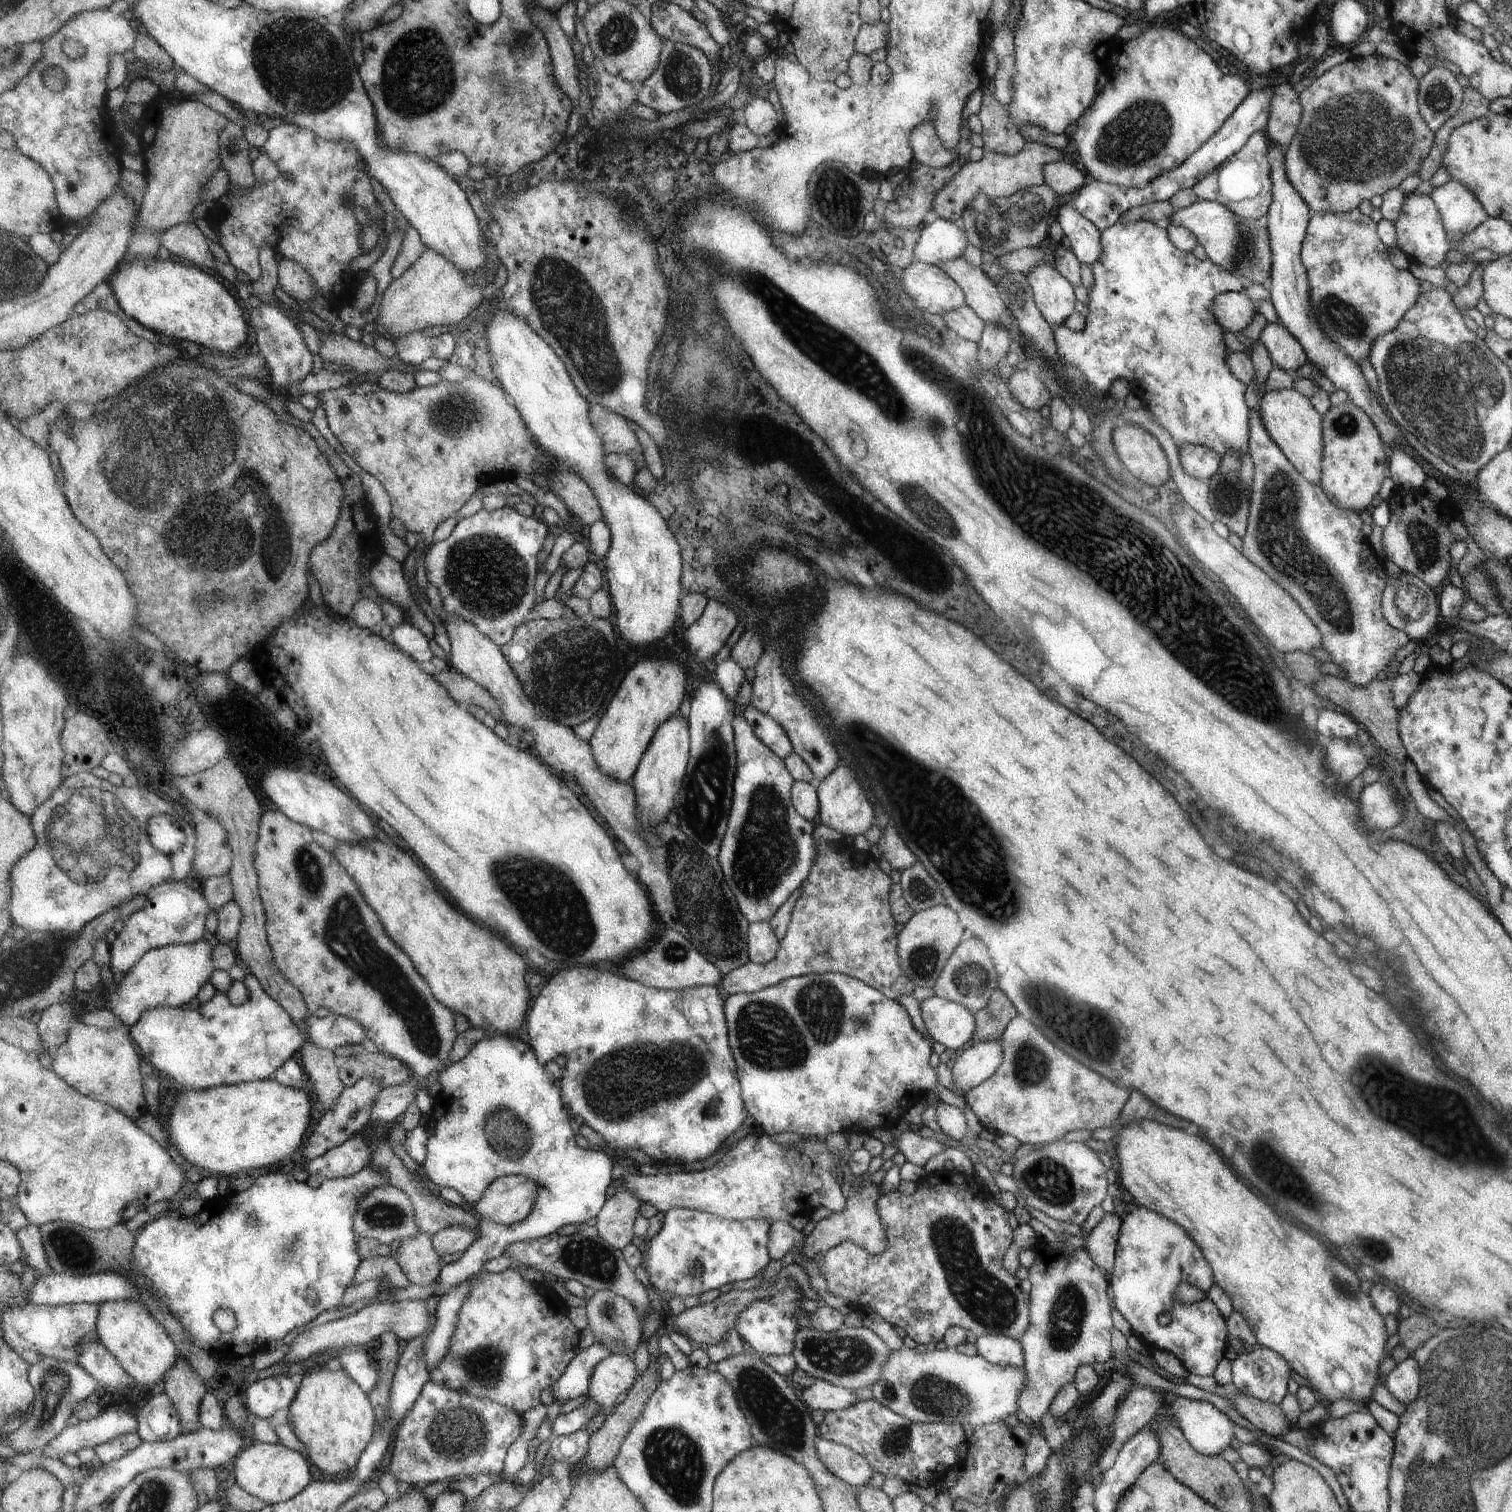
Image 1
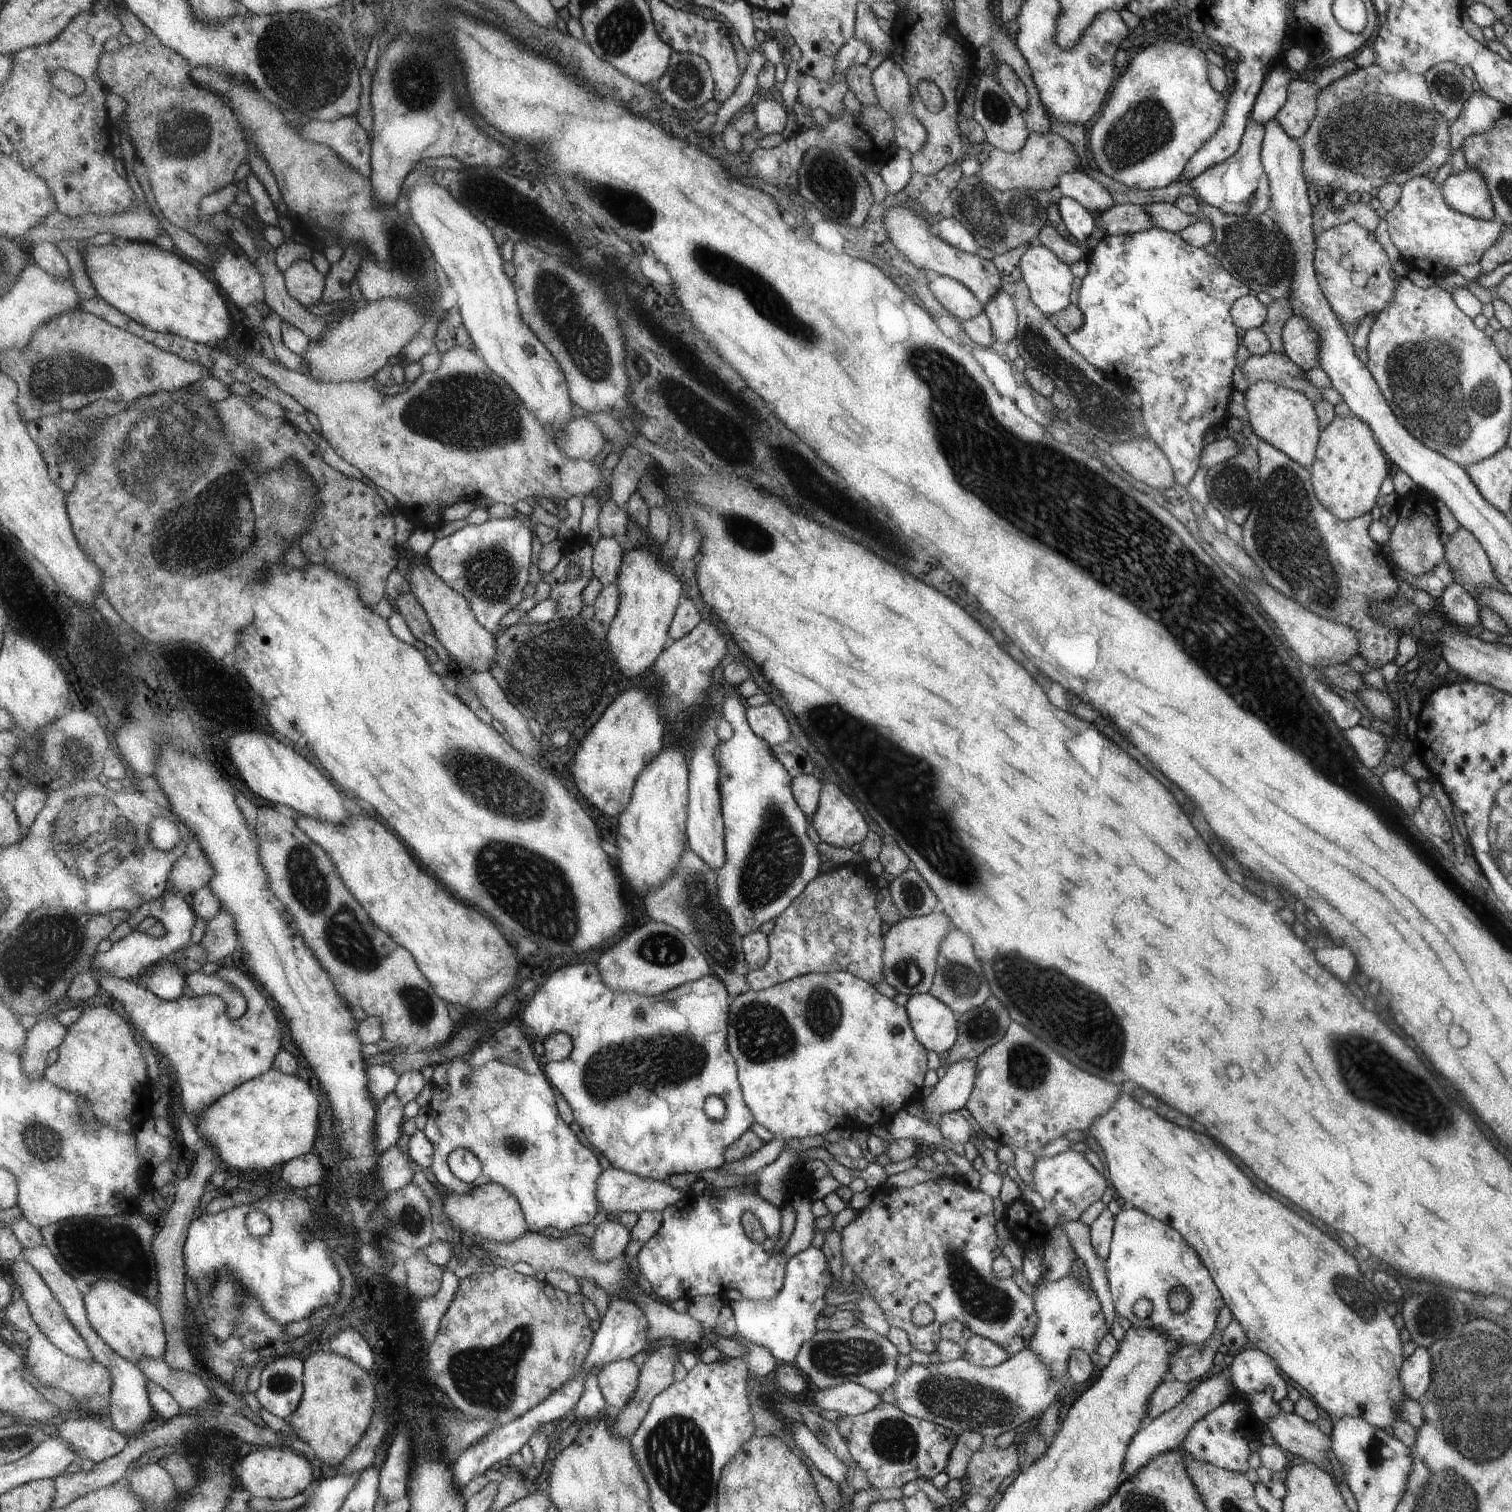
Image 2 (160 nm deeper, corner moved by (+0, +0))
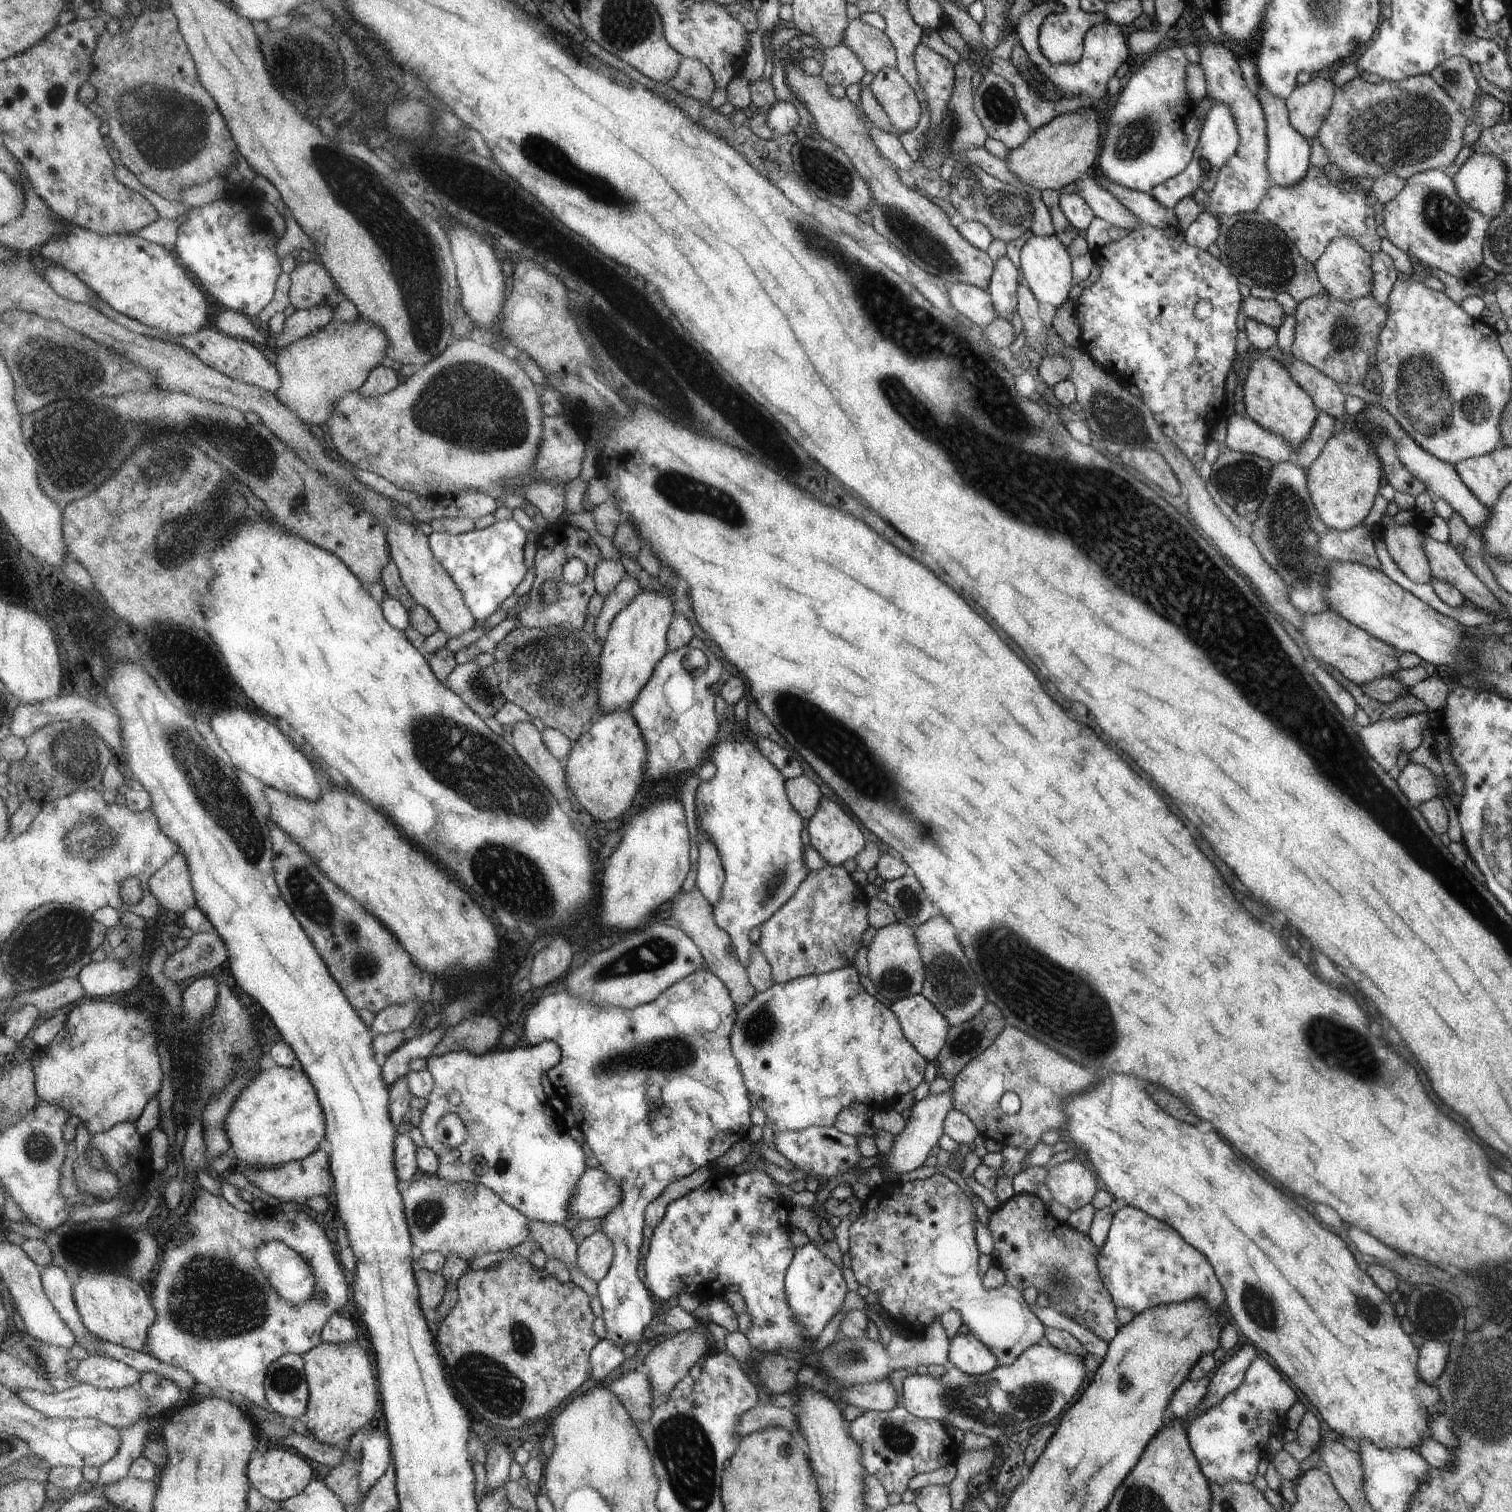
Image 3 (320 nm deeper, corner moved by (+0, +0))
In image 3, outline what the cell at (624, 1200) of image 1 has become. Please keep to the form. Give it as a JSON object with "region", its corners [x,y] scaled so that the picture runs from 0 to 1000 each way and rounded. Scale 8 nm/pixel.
{"region":[[[398,813],[394,814],[383,823],[382,837],[390,846],[396,849],[401,844],[406,829],[407,826],[404,819]]]}

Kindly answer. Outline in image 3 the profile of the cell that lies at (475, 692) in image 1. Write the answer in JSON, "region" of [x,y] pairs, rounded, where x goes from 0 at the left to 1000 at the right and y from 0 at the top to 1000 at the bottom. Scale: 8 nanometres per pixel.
{"region":[[[342,477],[337,487],[345,501],[359,515],[370,530],[378,528],[374,504],[371,504],[360,492],[358,484],[350,477]]]}

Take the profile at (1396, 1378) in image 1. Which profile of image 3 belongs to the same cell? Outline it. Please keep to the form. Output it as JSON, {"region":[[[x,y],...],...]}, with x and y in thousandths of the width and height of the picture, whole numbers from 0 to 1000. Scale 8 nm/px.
{"region":[[[945,886],[945,888],[941,888],[938,893],[938,897],[937,901],[937,907],[942,915],[948,916],[954,909],[954,905],[956,905],[959,892],[957,889]]]}

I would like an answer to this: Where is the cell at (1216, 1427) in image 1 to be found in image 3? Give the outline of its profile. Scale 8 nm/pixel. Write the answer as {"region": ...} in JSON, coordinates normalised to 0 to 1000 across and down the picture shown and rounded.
{"region":[[[830,897],[825,903],[821,915],[812,921],[806,929],[790,936],[784,942],[787,958],[798,980],[808,983],[813,979],[828,981],[831,970],[837,962],[838,952],[845,944],[850,944],[850,935],[858,927],[854,917],[844,904],[835,897]]]}

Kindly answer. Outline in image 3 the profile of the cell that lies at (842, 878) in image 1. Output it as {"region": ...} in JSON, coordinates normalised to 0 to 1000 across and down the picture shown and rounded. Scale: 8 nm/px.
{"region":[[[557,573],[536,575],[522,595],[502,612],[503,620],[499,624],[508,635],[512,649],[563,638],[565,630],[569,626],[569,618],[574,612],[571,591]]]}

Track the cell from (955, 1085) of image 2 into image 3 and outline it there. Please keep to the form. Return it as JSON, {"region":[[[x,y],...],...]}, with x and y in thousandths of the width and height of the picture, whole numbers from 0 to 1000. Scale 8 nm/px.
{"region":[[[628,721],[619,724],[612,724],[604,728],[603,731],[603,737],[601,739],[598,745],[591,751],[591,755],[588,762],[585,764],[585,769],[589,774],[595,777],[597,775],[602,775],[610,771],[613,764],[616,763],[620,757],[620,753],[624,749],[624,741],[626,737],[628,735],[630,731],[630,726]]]}

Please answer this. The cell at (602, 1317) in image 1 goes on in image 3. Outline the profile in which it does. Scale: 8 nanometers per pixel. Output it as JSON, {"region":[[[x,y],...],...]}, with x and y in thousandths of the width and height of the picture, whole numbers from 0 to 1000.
{"region":[[[351,808],[351,819],[358,824],[358,826],[364,832],[369,832],[376,837],[378,847],[386,851],[391,857],[396,856],[396,849],[390,846],[382,837],[383,823],[379,816],[372,809],[361,809]]]}

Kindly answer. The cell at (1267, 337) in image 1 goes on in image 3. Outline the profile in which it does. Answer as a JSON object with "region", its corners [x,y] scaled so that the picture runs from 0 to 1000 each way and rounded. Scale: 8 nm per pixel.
{"region":[[[905,194],[903,196],[895,199],[889,199],[878,194],[870,194],[858,200],[856,209],[857,210],[856,225],[853,233],[855,237],[869,242],[884,253],[888,255],[900,254],[905,243],[910,242],[910,228],[912,226],[913,219],[917,213],[918,204],[909,198]]]}

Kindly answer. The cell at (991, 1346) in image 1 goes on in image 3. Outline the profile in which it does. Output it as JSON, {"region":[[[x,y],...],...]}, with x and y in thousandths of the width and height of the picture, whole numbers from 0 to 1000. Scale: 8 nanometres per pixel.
{"region":[[[642,882],[627,886],[626,898],[640,909],[649,909],[659,903],[657,896]]]}

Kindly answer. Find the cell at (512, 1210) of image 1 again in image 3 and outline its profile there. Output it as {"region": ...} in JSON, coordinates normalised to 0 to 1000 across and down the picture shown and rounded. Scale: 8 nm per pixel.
{"region":[[[290,776],[266,784],[269,804],[274,823],[281,827],[297,828],[312,833],[321,828],[345,827],[351,818],[351,806],[337,797],[332,791],[315,782],[298,782]]]}

